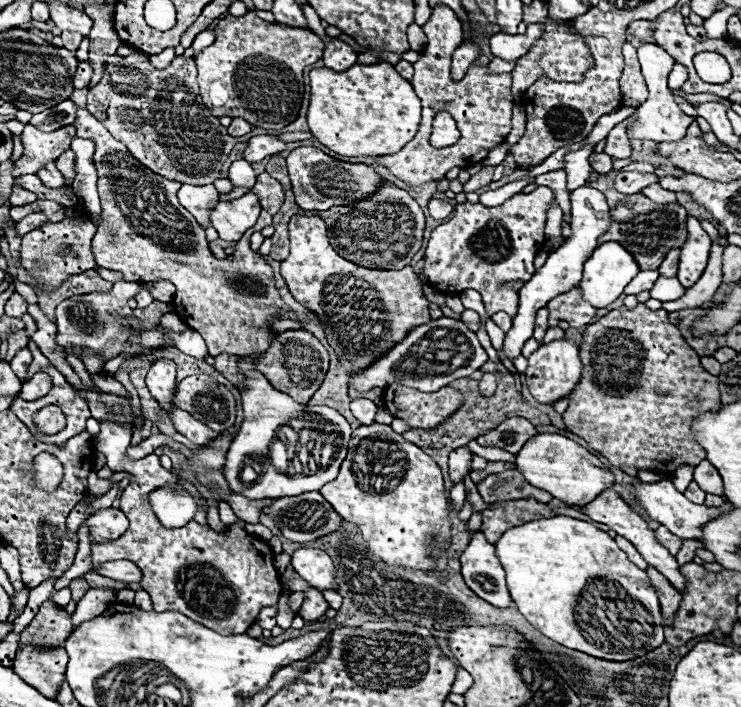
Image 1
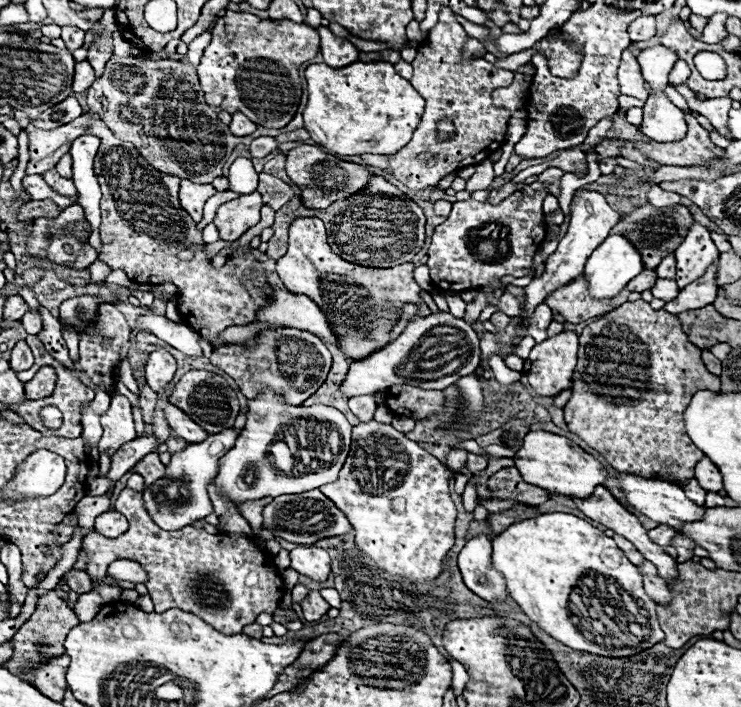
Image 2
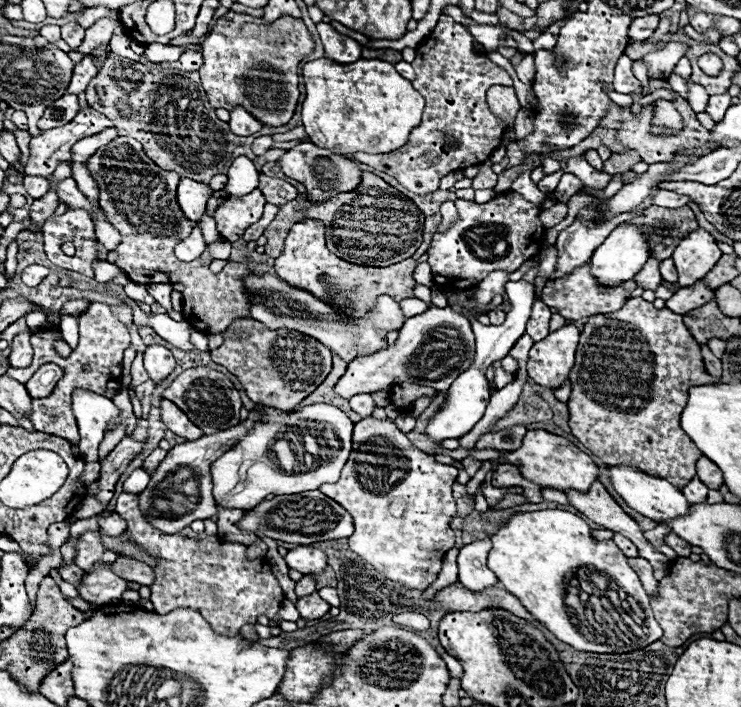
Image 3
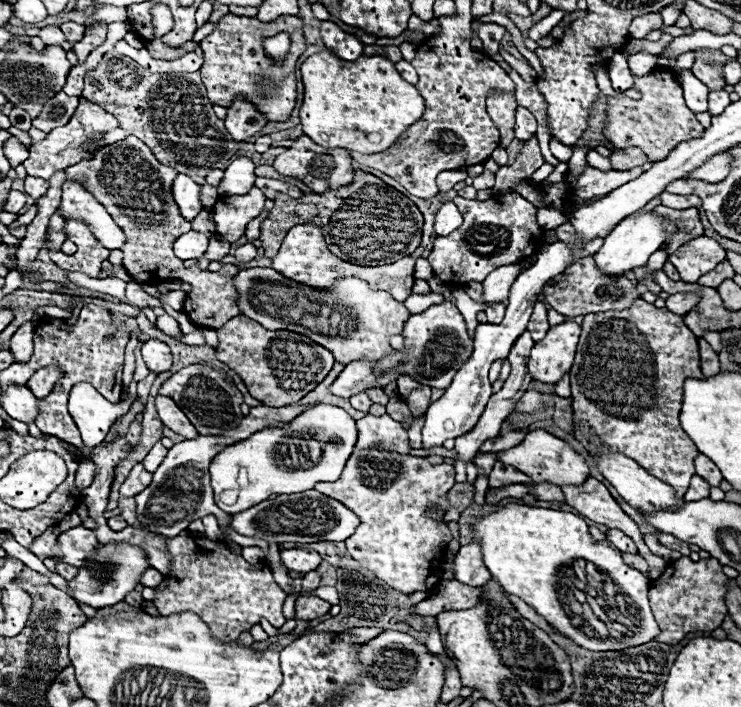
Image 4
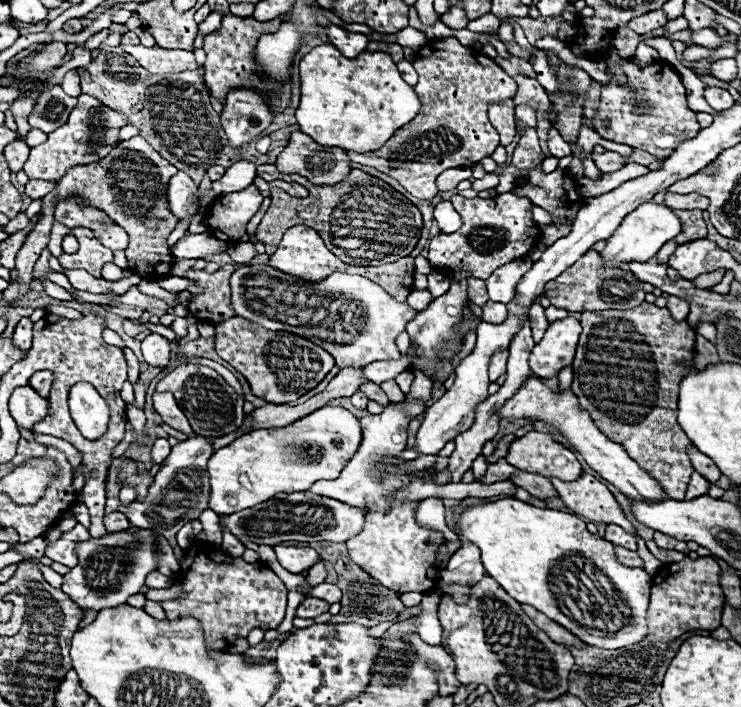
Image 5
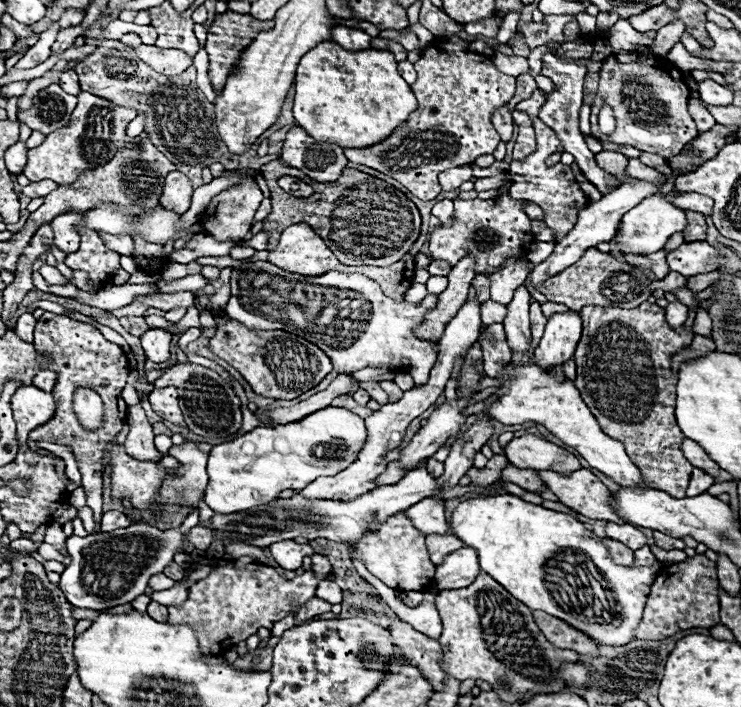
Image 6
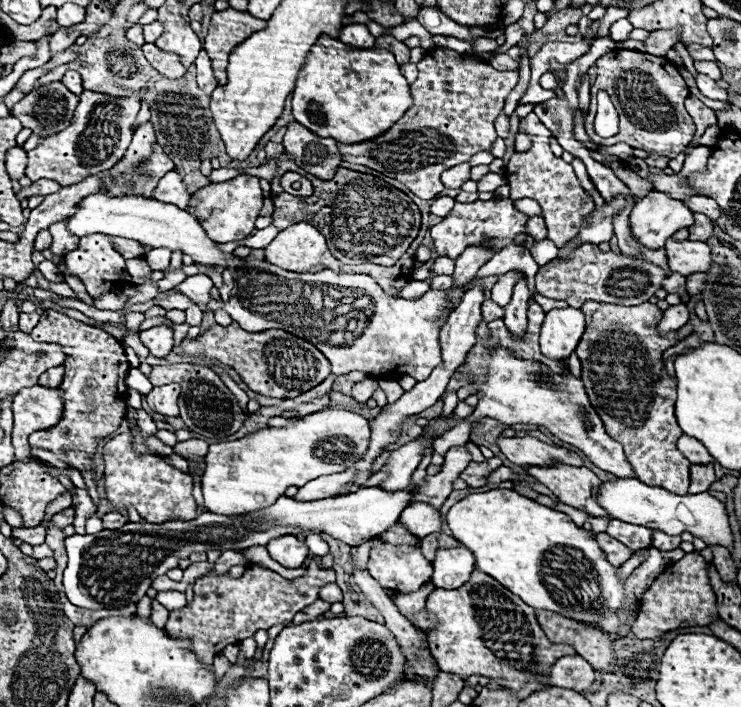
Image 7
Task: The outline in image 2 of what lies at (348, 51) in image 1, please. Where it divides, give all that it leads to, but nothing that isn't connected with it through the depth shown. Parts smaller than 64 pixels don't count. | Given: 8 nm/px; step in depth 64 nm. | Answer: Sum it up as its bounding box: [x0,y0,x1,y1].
[318,26,358,66]

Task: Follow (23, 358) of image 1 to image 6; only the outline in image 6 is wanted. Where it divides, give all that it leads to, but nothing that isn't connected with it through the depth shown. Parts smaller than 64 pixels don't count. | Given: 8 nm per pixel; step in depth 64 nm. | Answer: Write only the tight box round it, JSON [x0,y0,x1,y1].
[14,312,36,340]

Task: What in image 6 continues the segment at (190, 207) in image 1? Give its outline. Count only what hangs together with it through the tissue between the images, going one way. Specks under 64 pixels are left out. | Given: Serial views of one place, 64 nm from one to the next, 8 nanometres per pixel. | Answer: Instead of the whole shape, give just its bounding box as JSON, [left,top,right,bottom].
[160,170,192,212]

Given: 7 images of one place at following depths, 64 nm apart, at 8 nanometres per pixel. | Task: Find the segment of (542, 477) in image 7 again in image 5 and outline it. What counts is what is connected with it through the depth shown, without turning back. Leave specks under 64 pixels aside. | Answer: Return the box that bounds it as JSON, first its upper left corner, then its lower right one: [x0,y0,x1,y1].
[550,472,634,532]

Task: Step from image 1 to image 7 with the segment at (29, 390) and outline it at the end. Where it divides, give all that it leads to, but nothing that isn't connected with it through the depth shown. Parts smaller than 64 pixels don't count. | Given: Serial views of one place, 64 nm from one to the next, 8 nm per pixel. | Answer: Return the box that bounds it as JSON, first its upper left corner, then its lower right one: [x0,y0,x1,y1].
[38,366,64,388]

